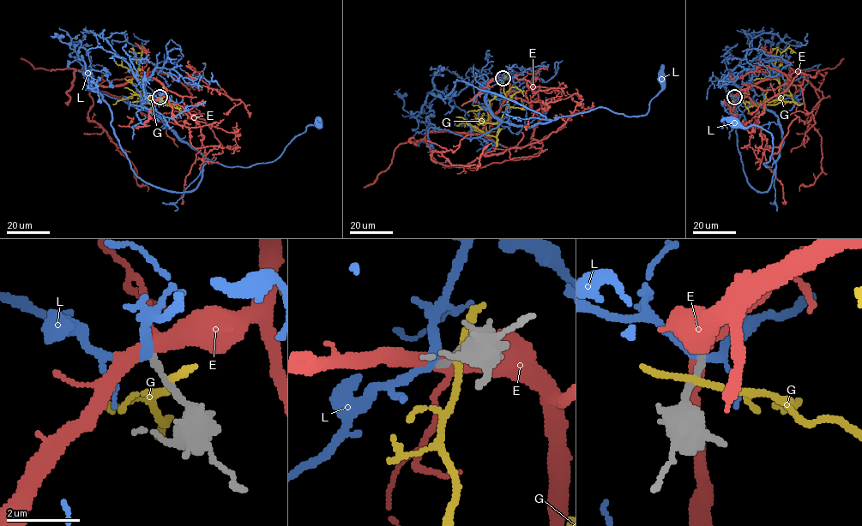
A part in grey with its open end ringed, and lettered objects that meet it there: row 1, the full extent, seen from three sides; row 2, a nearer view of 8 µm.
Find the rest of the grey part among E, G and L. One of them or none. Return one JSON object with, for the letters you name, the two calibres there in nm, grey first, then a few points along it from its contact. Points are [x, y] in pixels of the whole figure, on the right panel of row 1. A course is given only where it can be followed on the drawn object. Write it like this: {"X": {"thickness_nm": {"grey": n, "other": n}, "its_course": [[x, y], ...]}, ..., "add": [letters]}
{"add": []}

